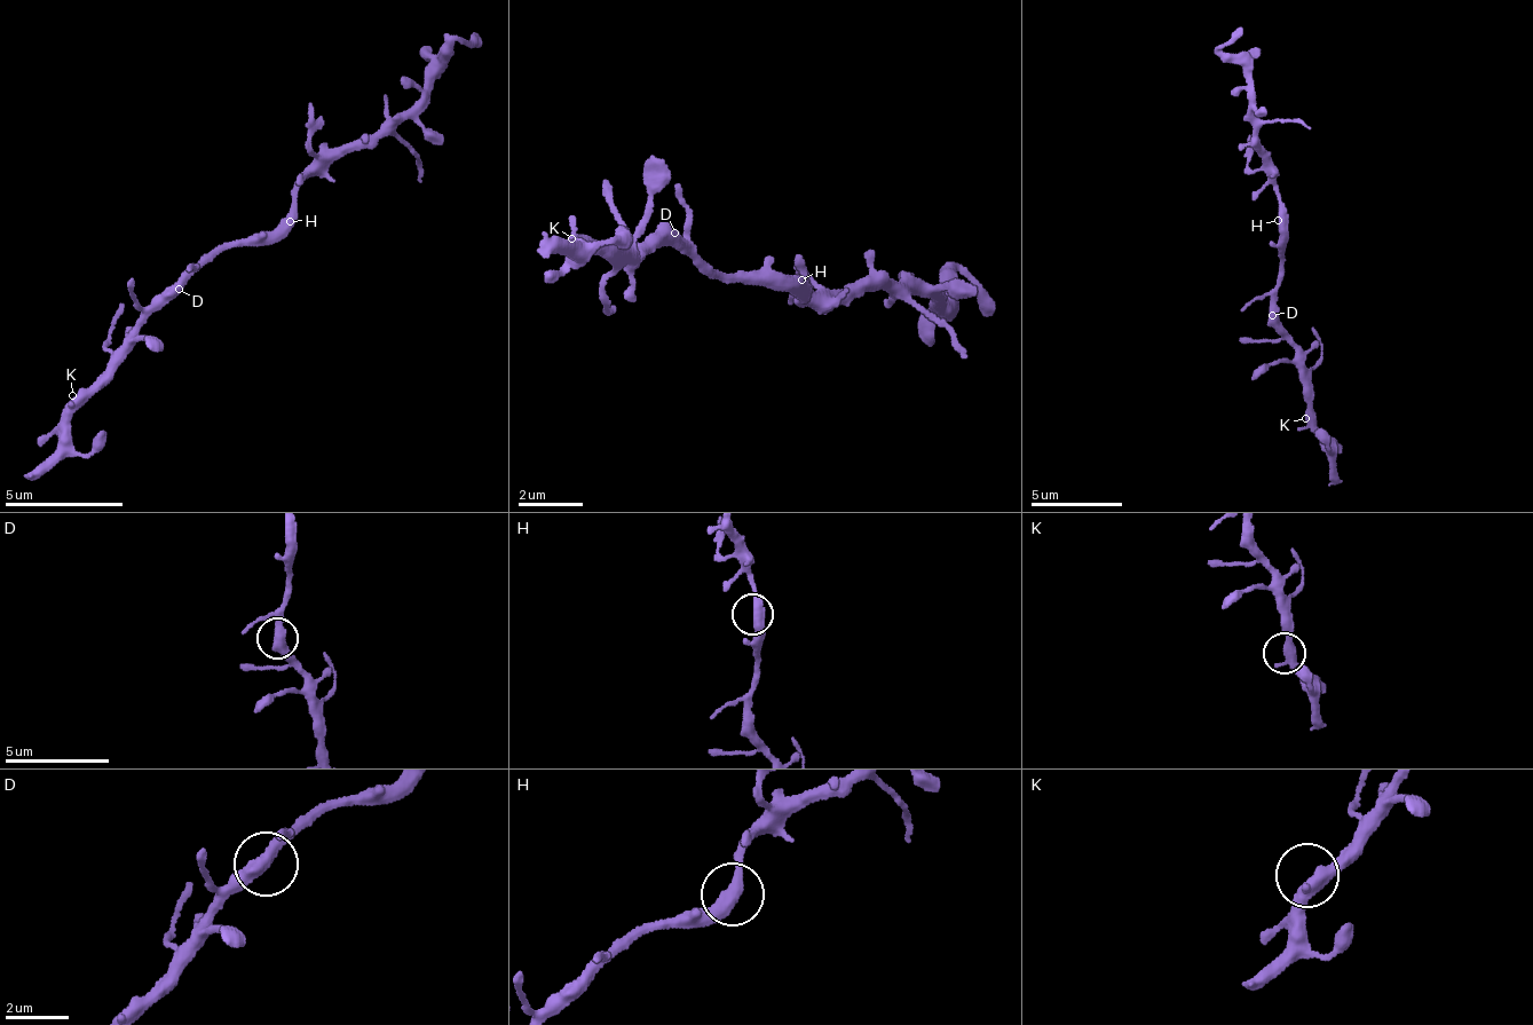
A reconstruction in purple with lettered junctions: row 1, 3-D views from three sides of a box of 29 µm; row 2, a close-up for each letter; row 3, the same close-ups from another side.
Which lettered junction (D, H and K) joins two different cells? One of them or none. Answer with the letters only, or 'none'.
none

